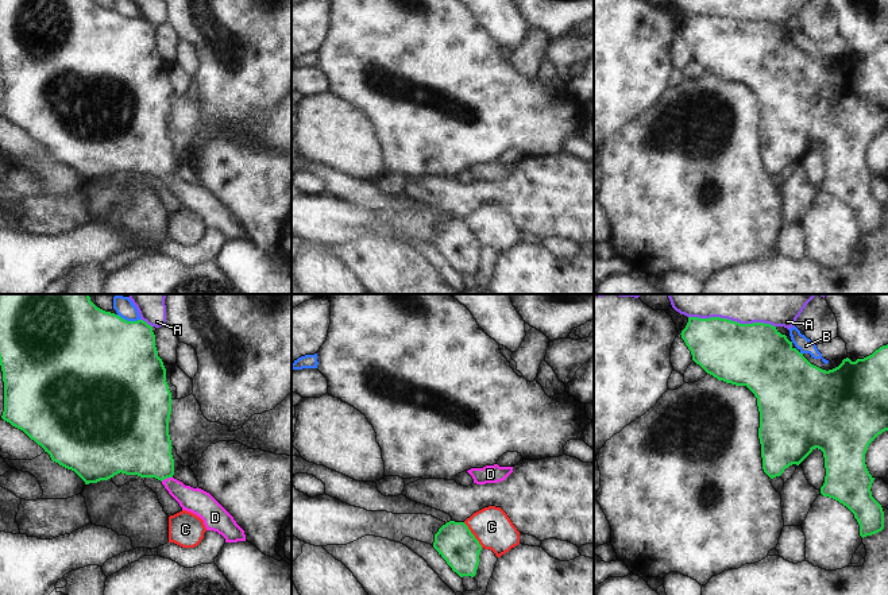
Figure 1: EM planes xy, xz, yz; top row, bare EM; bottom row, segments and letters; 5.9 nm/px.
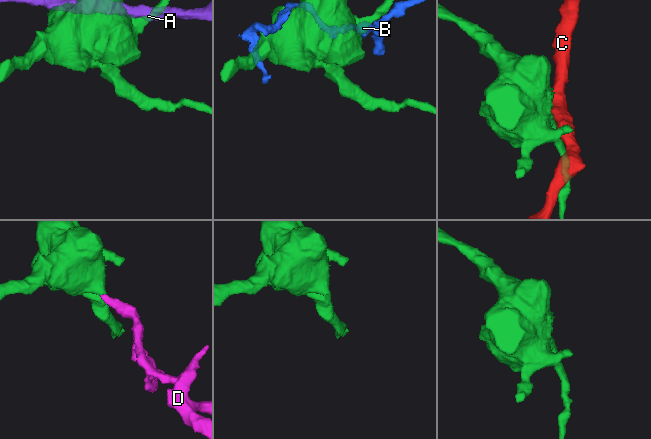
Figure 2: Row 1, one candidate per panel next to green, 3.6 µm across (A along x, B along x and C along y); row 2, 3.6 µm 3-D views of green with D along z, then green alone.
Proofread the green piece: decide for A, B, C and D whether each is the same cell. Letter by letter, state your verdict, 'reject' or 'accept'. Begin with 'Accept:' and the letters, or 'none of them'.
Accept: D
A: reject
B: reject
C: reject
D: accept

